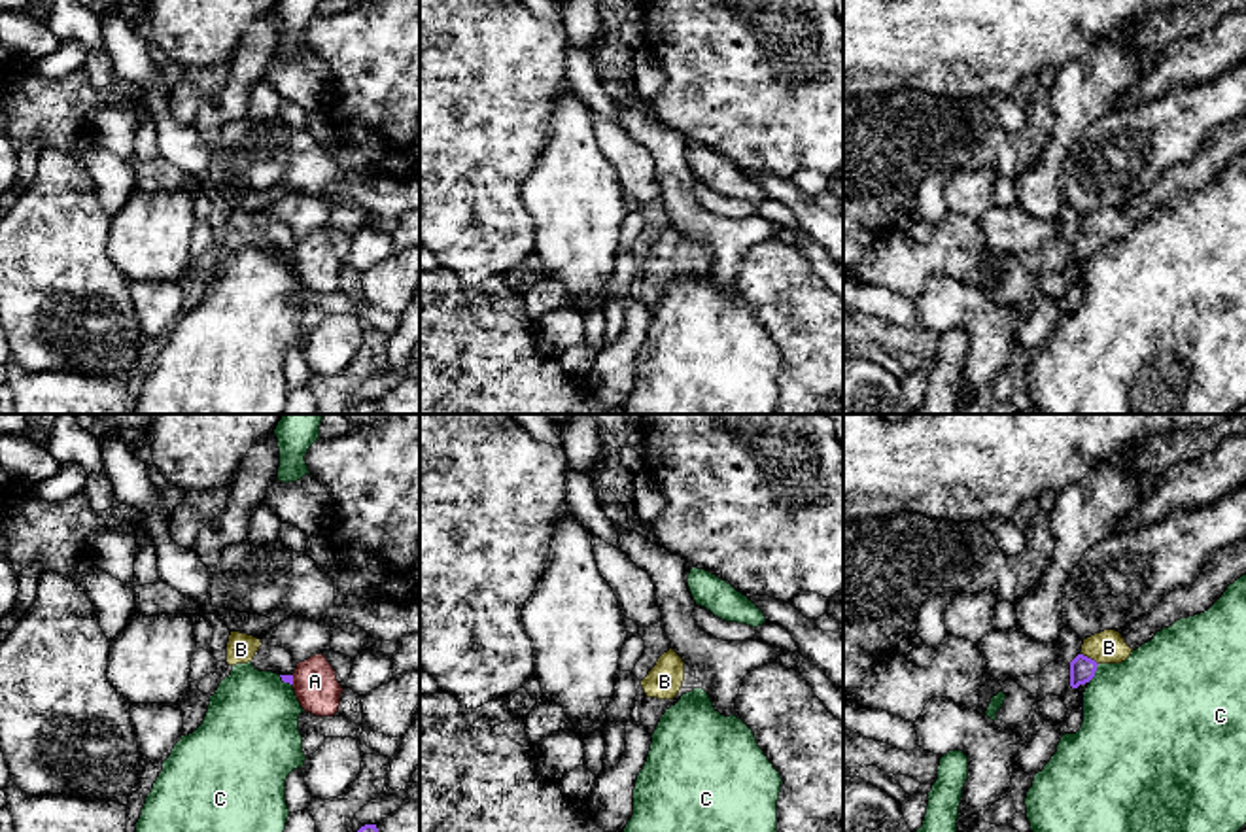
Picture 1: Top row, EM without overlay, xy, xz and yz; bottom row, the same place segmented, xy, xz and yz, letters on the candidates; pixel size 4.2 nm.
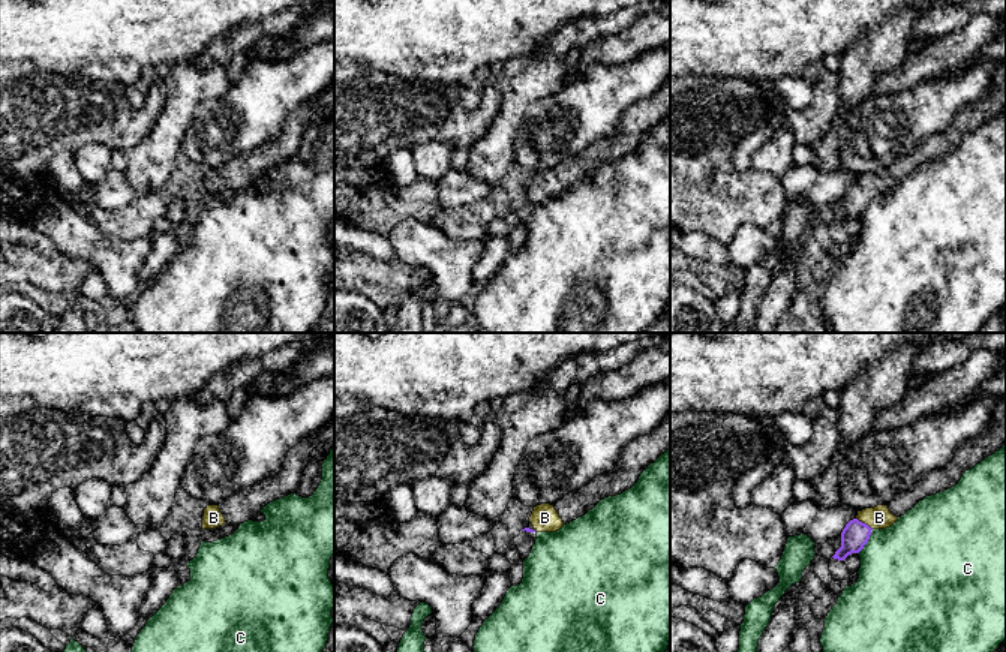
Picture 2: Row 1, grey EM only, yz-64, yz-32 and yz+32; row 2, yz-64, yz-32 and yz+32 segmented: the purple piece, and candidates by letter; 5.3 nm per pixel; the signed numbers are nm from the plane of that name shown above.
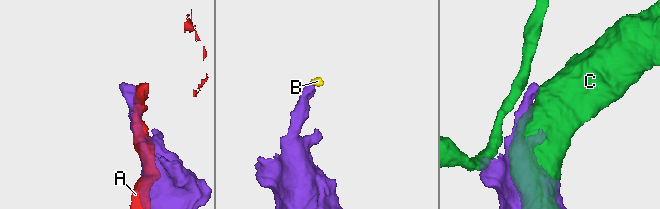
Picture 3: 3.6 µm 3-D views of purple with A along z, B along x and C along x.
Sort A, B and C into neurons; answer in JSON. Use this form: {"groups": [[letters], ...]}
{"groups": [["A"], ["B"], ["C"]]}

